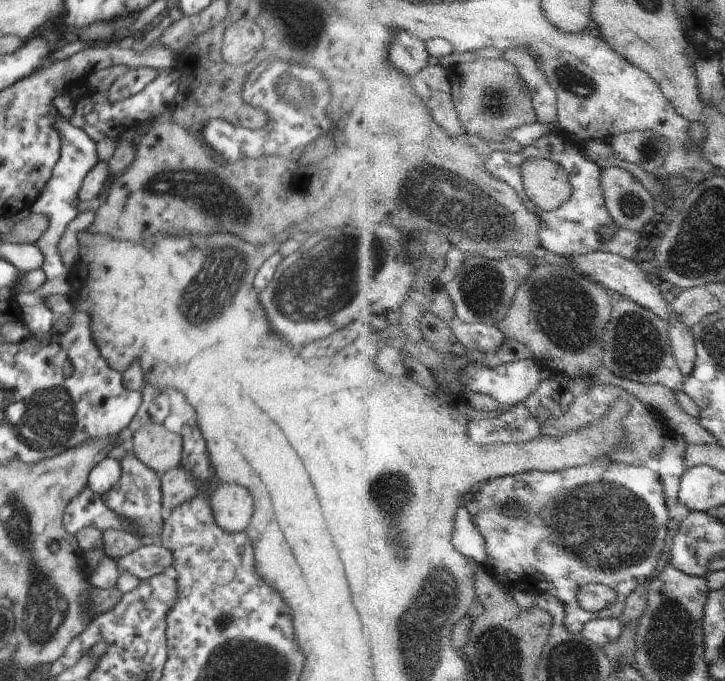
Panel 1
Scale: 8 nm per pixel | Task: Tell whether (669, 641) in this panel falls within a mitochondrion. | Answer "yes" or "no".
yes

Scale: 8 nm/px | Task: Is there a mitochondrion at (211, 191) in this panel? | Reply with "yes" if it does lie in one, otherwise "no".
yes

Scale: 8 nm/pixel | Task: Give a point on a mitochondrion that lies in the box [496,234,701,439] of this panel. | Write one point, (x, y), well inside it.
(565, 312)

